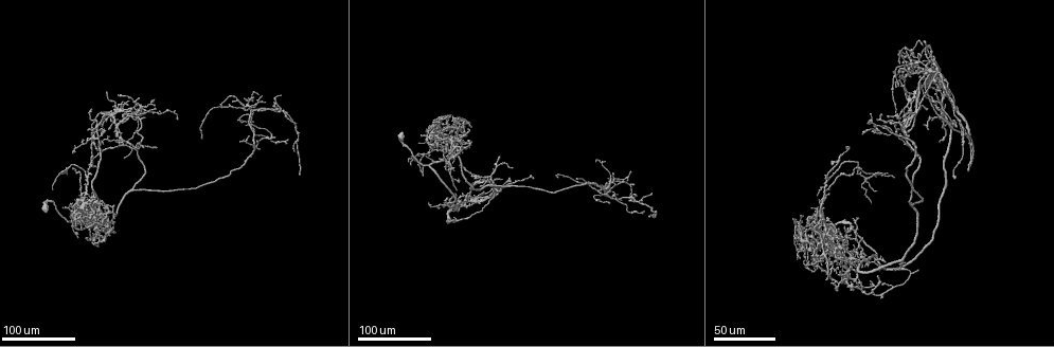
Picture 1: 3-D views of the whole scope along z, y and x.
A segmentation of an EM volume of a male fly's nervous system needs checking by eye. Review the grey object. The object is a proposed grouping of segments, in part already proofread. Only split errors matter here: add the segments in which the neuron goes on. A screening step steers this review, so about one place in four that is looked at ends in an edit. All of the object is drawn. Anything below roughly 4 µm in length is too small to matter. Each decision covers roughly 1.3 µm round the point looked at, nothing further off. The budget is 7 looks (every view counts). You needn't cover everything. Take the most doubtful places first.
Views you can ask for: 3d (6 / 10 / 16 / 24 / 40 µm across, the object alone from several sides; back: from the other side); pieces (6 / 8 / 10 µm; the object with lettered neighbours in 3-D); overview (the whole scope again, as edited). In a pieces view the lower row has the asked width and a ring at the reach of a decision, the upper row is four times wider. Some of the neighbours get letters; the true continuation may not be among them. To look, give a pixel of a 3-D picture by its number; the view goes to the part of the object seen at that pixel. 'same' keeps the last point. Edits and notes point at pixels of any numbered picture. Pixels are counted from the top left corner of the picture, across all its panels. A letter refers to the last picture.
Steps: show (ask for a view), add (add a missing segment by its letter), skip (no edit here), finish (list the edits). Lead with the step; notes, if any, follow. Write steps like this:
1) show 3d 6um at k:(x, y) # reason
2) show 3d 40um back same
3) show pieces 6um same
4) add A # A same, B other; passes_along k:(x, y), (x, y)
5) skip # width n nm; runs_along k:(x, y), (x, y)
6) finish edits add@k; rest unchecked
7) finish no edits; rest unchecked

show 3d 40um at 1:(930, 48) # thin end

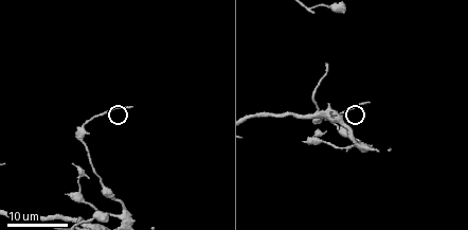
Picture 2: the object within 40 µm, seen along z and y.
show pieces 8um at 2:(132, 108)

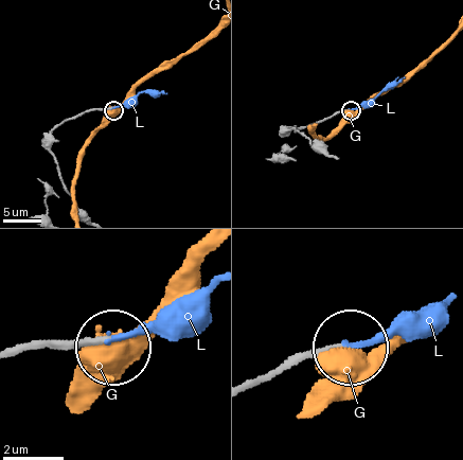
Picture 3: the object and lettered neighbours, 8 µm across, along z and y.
add L # G other, L same; passes_along 3:(263, 377), (314, 355), (412, 330), (442, 301); it goes on there

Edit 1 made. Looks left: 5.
show overview # redraw

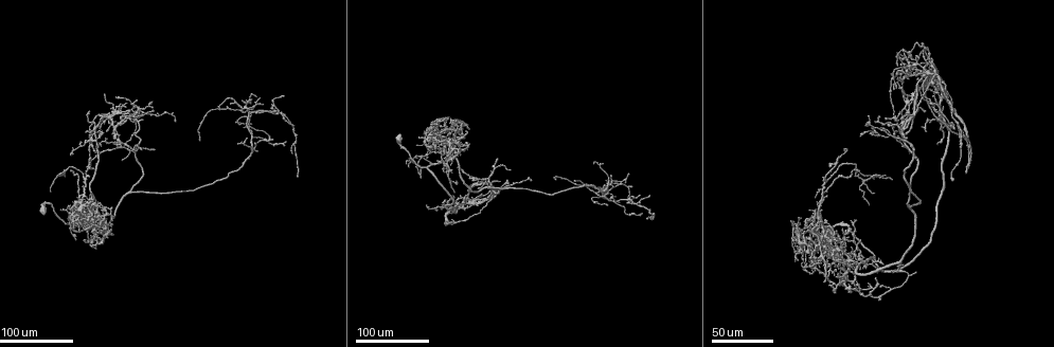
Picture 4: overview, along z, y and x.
show 3d 24um at 4:(927, 77) # branch stops here

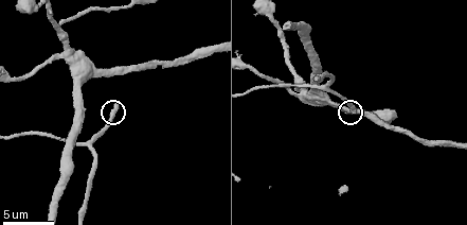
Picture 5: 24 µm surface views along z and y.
show pieces 8um at 5:(352, 111)

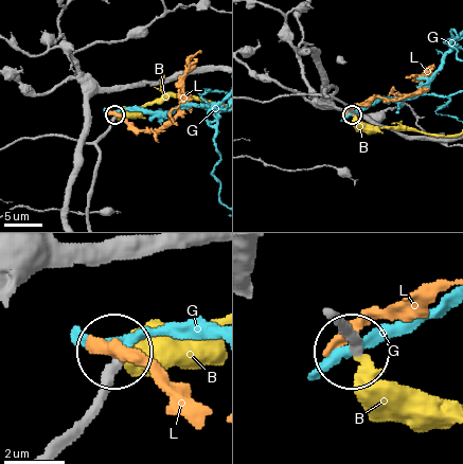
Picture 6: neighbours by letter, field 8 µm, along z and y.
add B # width 290 nm; B same, G other, L other; the neuron continues

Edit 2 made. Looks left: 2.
show 3d 24um at 4:(249, 114) # branch stops here

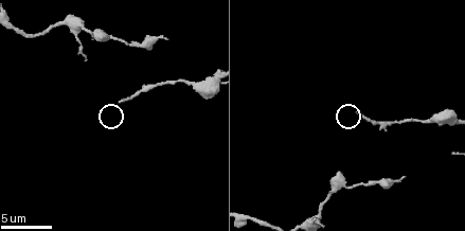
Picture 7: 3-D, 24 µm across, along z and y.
show pieces 10um at 7:(119, 100)

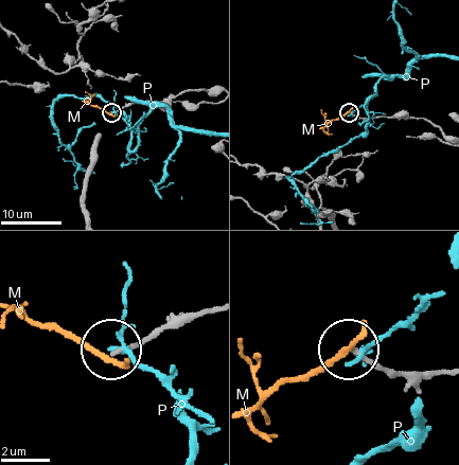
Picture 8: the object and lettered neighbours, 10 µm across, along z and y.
skip # M other, P other; runs_along 8:(449, 371), (389, 371), (354, 354); no lettered segment goes on from it

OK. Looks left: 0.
finish edits add@3, add@6; rest unchecked

